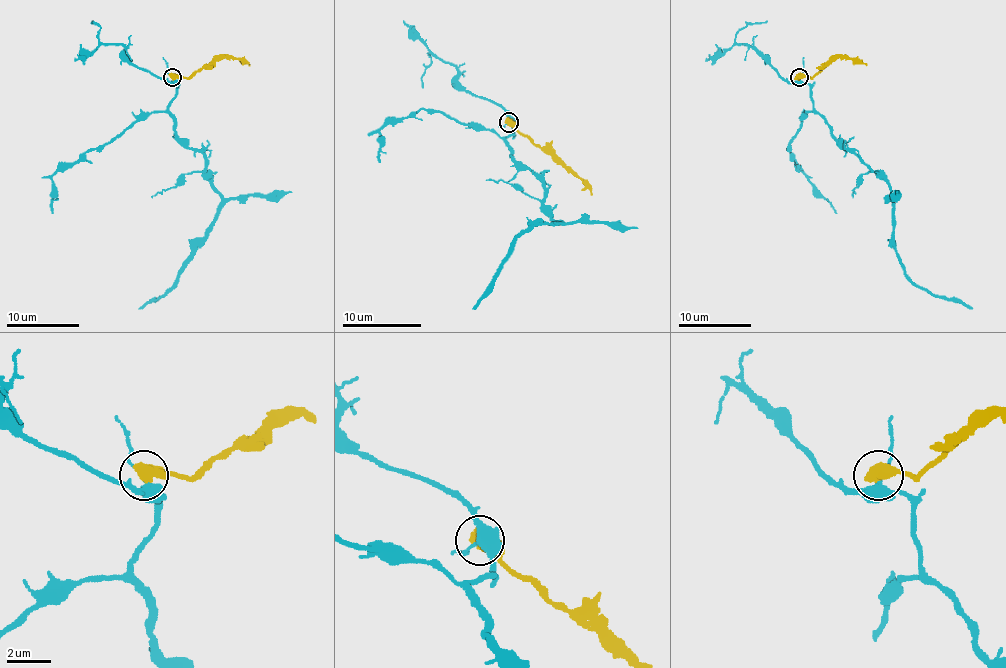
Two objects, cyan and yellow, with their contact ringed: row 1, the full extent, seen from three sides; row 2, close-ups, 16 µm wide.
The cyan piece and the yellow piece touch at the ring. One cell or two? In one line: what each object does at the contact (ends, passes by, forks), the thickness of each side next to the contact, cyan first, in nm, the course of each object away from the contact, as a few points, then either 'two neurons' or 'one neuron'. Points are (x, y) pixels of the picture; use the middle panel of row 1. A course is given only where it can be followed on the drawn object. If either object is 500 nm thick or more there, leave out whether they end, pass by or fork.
320 nm thick on the cyan side, 700 nm on the other; cyan runs (508, 122), (512, 156), (541, 181), (543, 209), (561, 222), (518, 236), (473, 309); yellow runs (508, 122), (541, 148), (549, 148), (592, 195); two neurons

